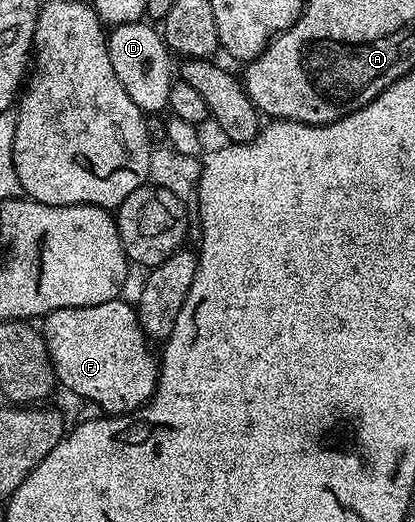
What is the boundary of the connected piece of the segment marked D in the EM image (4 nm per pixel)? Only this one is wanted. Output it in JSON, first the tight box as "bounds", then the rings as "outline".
{"bounds":[106,21,173,114],"outline":[[[145,21],[114,26],[106,43],[108,56],[119,83],[126,90],[137,108],[144,114],[162,114],[169,104],[170,89],[173,84],[171,77],[171,53],[165,44],[162,34],[157,32]]]}

